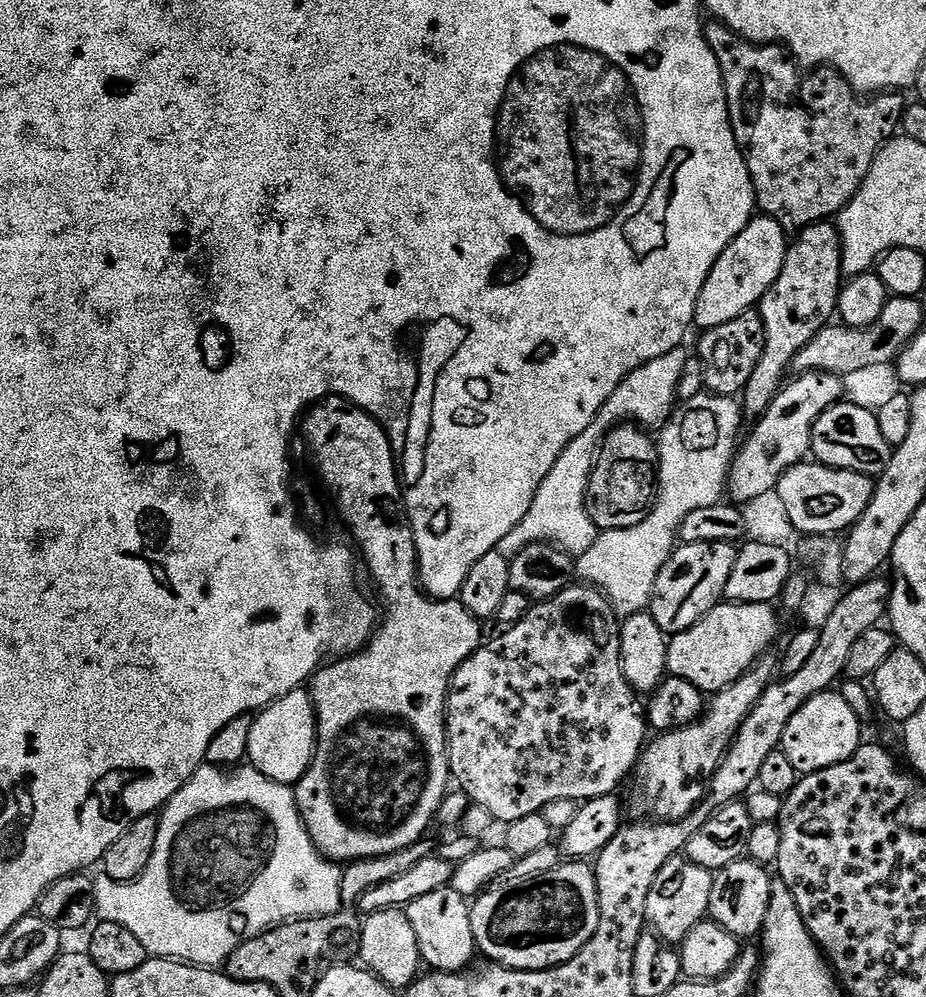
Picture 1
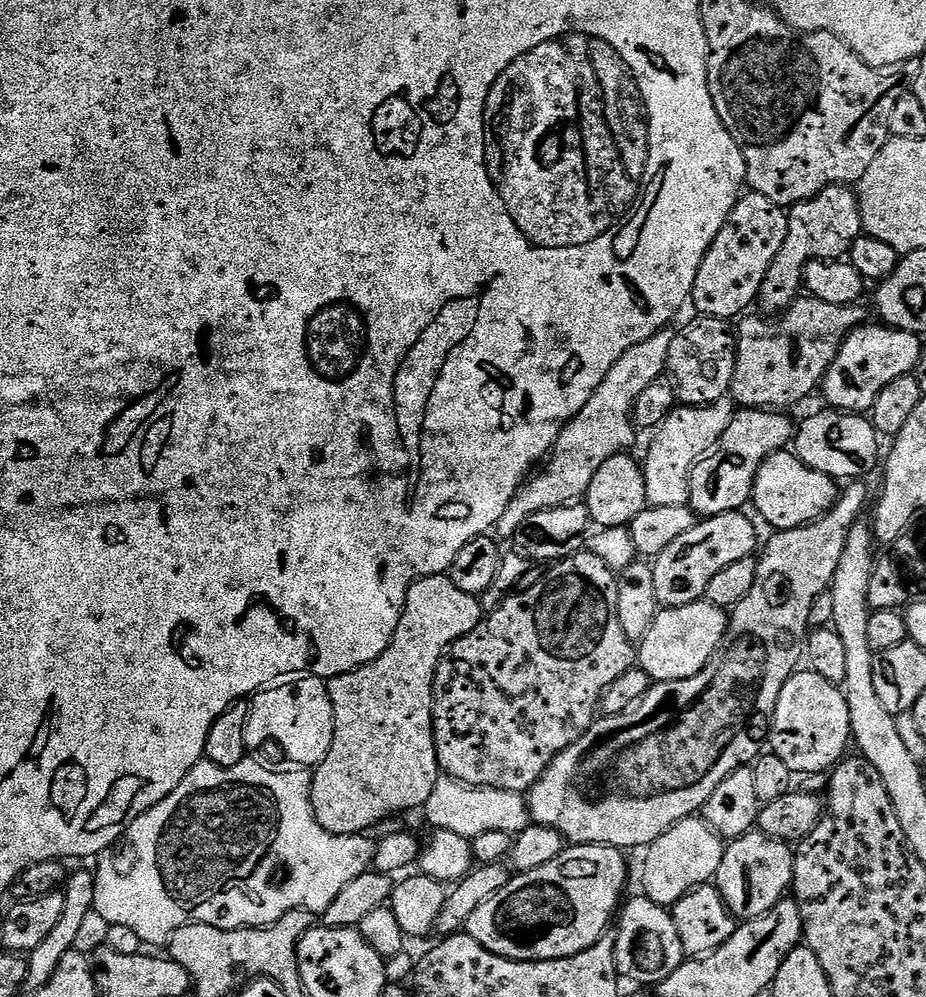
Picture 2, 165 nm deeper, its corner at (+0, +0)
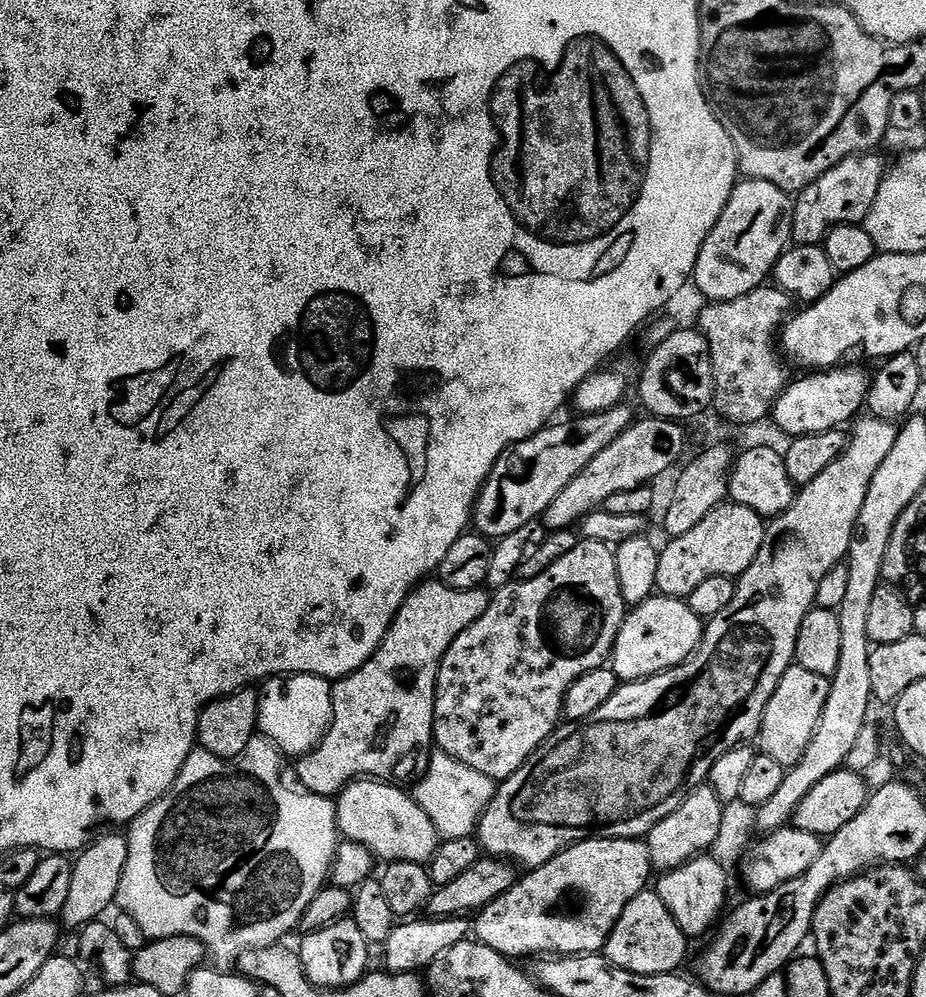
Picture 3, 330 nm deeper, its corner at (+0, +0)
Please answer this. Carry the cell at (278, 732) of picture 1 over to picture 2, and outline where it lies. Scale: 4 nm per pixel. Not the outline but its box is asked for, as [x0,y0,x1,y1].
[245,676,334,768]

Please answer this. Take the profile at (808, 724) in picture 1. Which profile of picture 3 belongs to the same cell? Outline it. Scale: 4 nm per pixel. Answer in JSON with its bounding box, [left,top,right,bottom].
[758,666,829,770]

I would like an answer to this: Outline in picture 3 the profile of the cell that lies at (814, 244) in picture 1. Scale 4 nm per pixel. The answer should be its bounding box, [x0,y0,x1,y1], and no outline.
[792,151,886,244]

